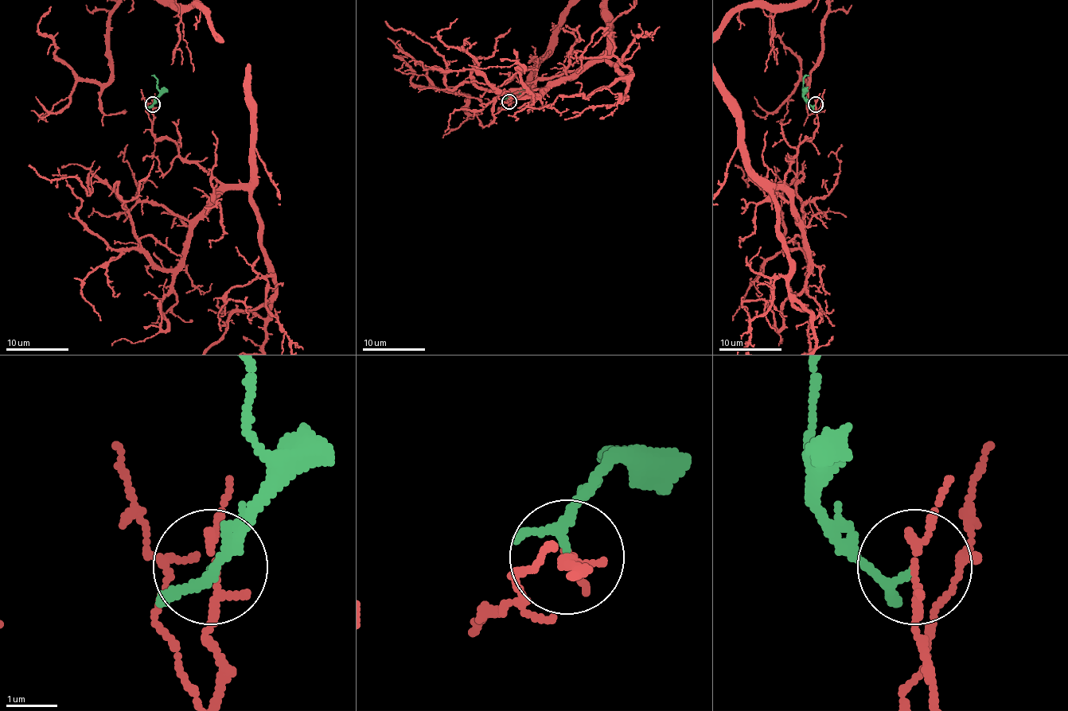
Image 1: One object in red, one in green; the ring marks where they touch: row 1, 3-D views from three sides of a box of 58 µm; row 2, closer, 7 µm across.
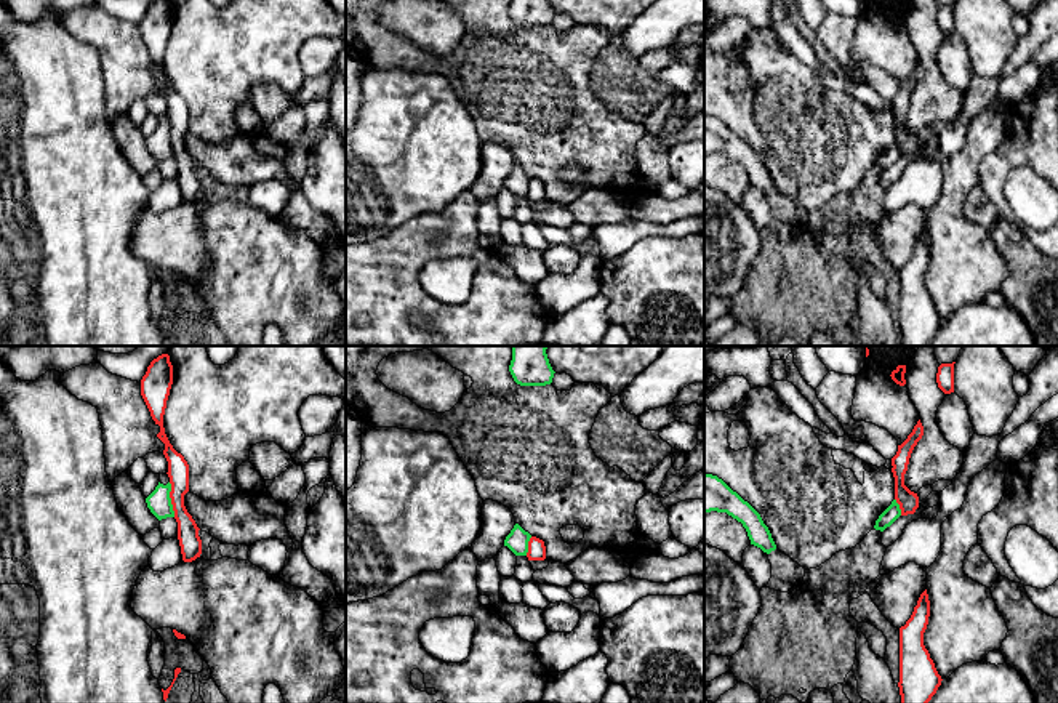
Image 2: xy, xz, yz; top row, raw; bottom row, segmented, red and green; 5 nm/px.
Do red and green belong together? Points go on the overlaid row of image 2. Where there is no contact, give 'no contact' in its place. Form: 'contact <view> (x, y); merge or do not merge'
contact xy (172, 500); do not merge

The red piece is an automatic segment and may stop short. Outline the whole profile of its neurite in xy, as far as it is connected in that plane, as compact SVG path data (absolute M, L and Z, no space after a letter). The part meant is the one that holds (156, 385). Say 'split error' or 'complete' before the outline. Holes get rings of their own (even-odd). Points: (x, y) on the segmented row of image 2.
complete | M162 354L147 367L146 375L141 380L141 396L152 420L160 426L157 437L165 444L163 455L168 461L166 474L171 484L170 498L178 522L181 554L184 562L192 562L202 554L202 540L198 536L200 528L184 506L184 495L189 492L189 464L184 456L173 448L163 428L163 415L171 384L173 365L170 356Z

